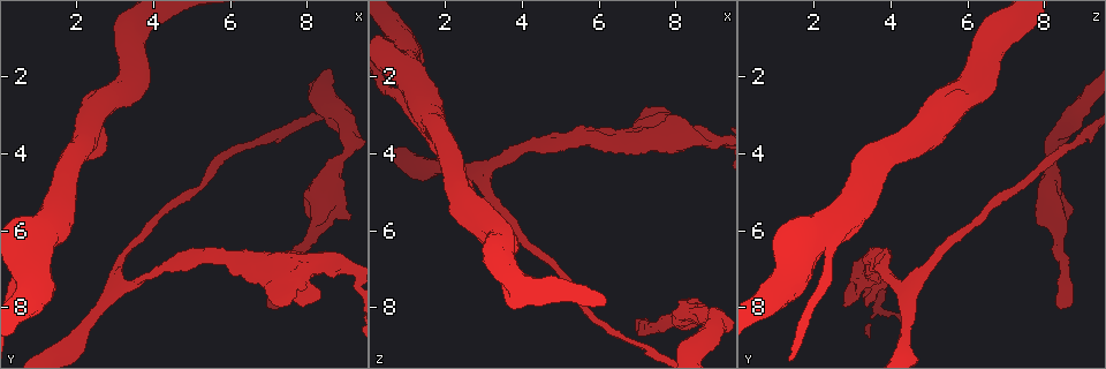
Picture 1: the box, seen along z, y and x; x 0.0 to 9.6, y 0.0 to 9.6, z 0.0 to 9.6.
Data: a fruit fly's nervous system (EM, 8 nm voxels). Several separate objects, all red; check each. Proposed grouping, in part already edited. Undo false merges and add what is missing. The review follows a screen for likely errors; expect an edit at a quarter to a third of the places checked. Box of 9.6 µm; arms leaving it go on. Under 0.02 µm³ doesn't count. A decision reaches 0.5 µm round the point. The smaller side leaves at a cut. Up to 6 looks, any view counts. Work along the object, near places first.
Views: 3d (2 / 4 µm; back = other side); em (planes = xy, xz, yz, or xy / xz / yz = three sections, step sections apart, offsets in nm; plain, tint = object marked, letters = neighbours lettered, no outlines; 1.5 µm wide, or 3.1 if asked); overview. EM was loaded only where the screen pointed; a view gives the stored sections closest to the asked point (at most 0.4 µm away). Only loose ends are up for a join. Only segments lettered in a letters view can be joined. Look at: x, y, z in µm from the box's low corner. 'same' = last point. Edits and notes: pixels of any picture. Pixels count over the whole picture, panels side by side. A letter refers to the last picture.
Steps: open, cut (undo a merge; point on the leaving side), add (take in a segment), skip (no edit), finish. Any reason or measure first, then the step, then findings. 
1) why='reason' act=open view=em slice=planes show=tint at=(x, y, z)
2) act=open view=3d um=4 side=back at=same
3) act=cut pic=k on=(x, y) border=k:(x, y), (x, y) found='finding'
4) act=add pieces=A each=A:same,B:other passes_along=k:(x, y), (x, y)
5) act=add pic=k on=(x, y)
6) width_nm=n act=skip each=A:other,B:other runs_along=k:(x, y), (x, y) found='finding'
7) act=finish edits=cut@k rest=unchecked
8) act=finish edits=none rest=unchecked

why='branch stops here' act=open view=3d um=2 at=(7.60, 7.85, 2.75)

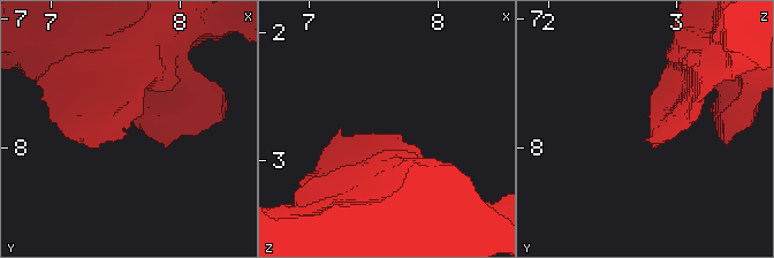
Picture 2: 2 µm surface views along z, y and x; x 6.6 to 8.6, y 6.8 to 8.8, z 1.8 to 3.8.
act=open view=em slice=xz step=4 show=letters at=(7.56, 7.88, 2.82)

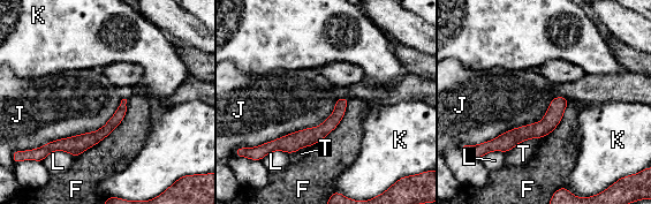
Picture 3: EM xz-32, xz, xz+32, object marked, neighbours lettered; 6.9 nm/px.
act=skip each=F:other,J:other,K:other,L:other,T:other found='no lettered segment goes on from it'

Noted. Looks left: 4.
why='thick turns thin' act=open view=em slice=xy step=4 show=letters at=(9.00, 3.90, 8.10)

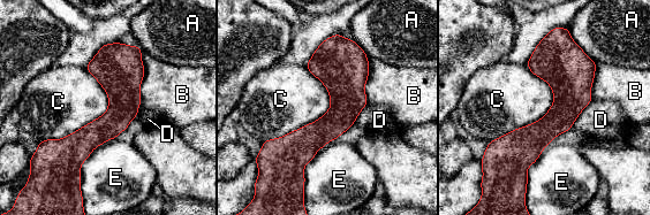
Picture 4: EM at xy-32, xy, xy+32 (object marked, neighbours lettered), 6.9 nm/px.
width_nm=200 act=skip each=A:other,B:other,C:other,D:other,E:other border=4:(307, 66), (330, 107), (264, 141) found='one cell here'

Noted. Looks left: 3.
why='free end' act=open view=3d um=4 side=back at=(7.15, 8.05, 8.45)

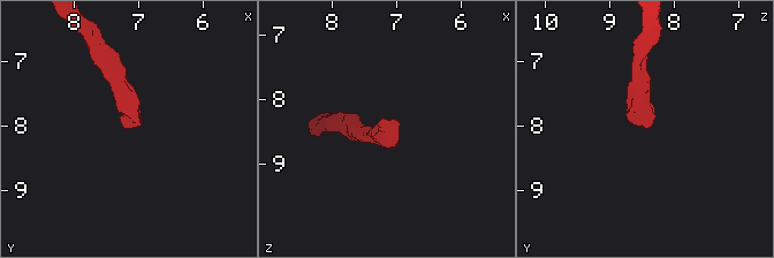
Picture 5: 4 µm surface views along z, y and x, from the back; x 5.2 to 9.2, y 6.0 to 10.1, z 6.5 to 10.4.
act=open view=em slice=xz step=8 show=letters at=(7.20, 8.05, 8.40)

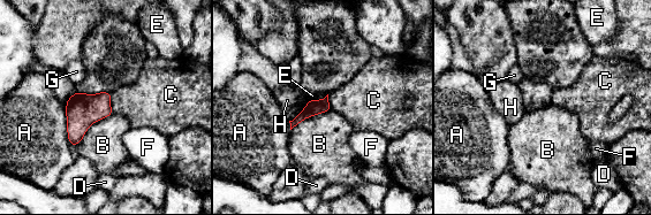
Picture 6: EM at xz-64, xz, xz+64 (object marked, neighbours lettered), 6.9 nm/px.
act=skip each=A:other,B:other,C:other,D:other,E:other,F:other,G:other,H:other runs_along=6:(325, 100), (293, 123) found='no lettered segment goes on from it'

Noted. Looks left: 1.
act=finish edits=none rest=unchecked

